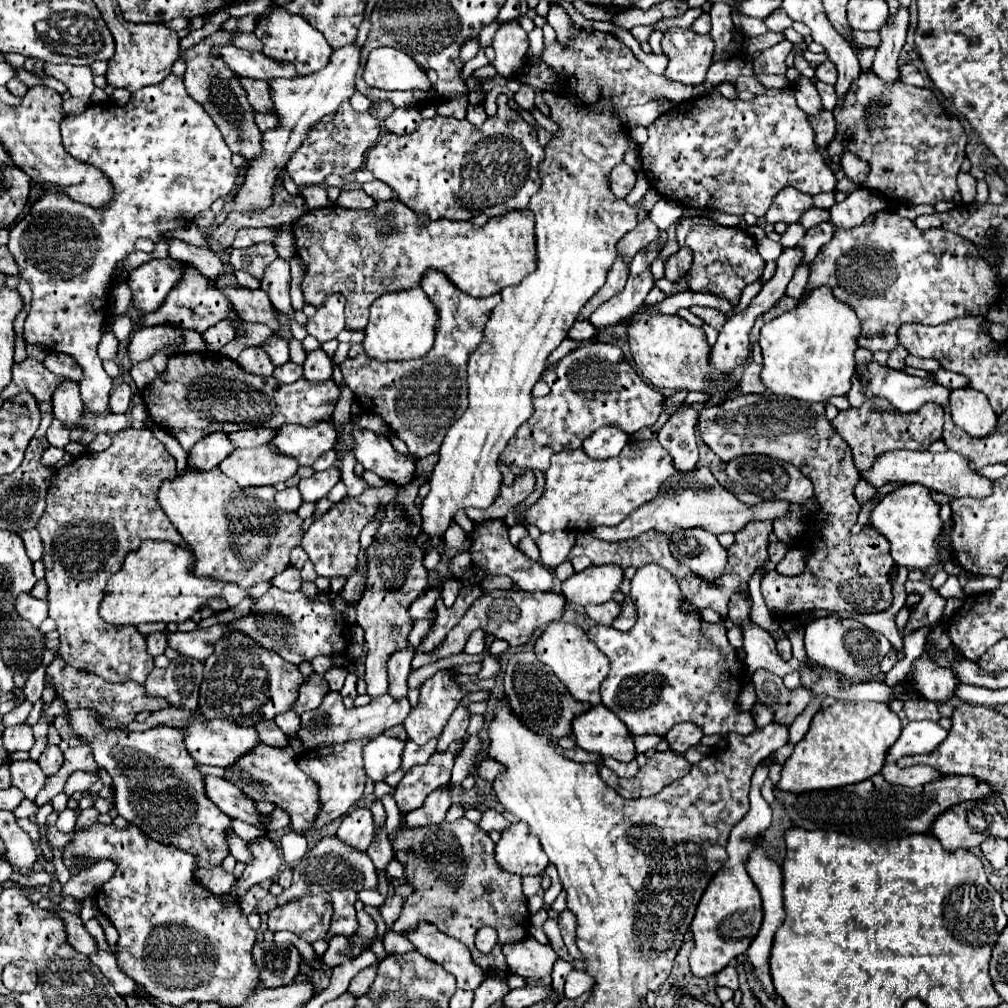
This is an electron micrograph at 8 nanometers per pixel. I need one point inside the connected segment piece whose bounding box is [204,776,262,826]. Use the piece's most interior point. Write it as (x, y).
(226, 796)

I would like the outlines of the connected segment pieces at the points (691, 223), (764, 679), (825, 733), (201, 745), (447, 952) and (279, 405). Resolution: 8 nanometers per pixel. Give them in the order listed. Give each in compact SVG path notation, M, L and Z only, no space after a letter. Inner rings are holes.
M690 214L680 220L676 228L676 238L680 248L690 248L694 262L686 274L686 282L694 292L714 292L716 296L728 298L732 304L740 300L742 290L762 278L764 260L758 254L756 240L750 232L734 226L722 226L706 216Z
M760 668L754 672L752 682L756 686L758 700L774 710L774 720L780 720L780 724L790 726L792 720L804 712L806 704L812 700L812 692L808 692L804 686L796 690L788 690L780 676Z
M834 702L814 716L808 734L794 746L792 756L784 762L776 788L796 794L862 782L882 770L884 756L898 740L900 730L900 718L890 712L888 704Z
M192 720L188 722L188 726L182 728L182 732L184 732L184 744L198 764L210 764L222 768L230 766L236 758L240 758L258 742L254 728L240 728L238 724L228 724L228 720L202 720L202 722Z
M418 924L412 932L404 932L404 936L414 944L416 952L438 962L456 976L459 989L476 990L486 978L482 968L472 962L468 948L462 942L444 936L434 924Z
M188 352L188 354L174 354L168 358L168 368L160 374L148 388L142 390L142 402L148 410L148 416L156 426L172 434L180 446L188 452L196 442L212 432L234 432L244 428L280 428L284 424L302 424L312 426L318 420L332 422L332 410L340 396L340 388L332 380L324 382L310 382L310 380L296 380L292 384L280 384L274 376L254 376L244 372L234 360L226 358L220 352Z

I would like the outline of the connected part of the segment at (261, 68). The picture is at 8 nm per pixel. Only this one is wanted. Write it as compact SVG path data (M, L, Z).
M224 46L224 48L214 48L214 54L220 54L224 62L238 74L238 76L248 76L254 80L274 80L274 78L296 78L296 68L286 62L276 62L270 56L264 56L262 52L248 52L240 50L236 46Z

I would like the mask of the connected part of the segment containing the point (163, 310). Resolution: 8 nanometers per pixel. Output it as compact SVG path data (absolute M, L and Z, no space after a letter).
M188 266L186 274L182 276L182 280L174 286L174 290L168 294L168 298L164 300L164 304L158 308L158 312L152 312L146 316L150 320L150 324L162 324L162 322L176 322L178 326L182 326L184 330L196 330L196 332L206 332L210 326L214 326L216 322L220 322L222 318L230 318L232 326L238 328L240 324L240 316L232 310L232 306L228 304L228 300L224 298L224 294L220 294L216 288L212 288L212 280L204 278L196 268Z

